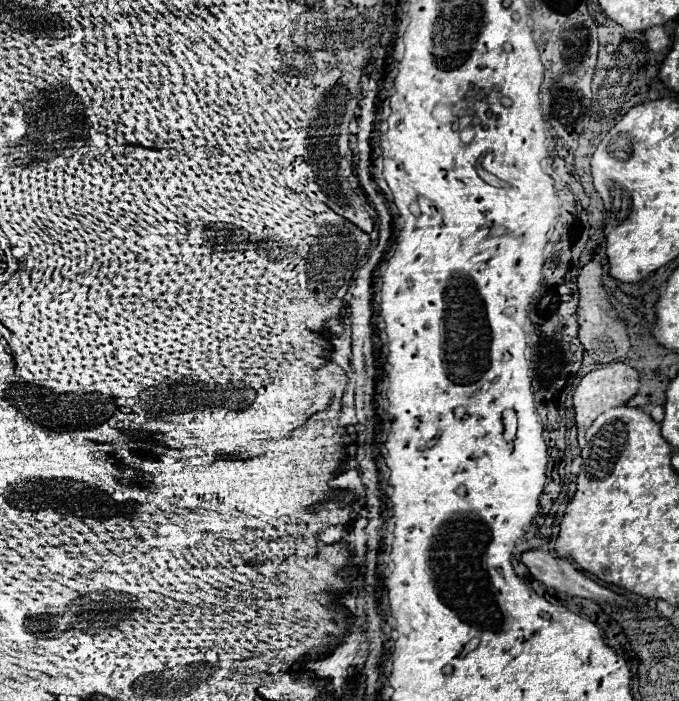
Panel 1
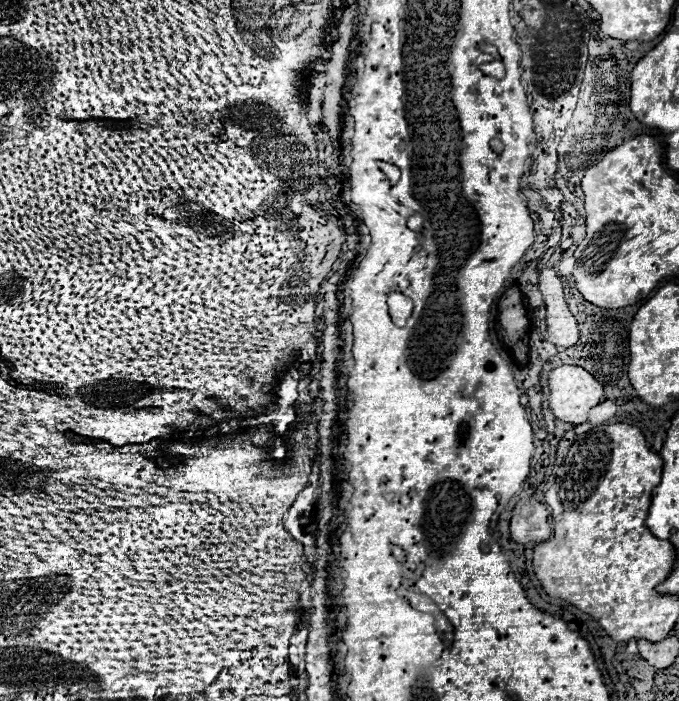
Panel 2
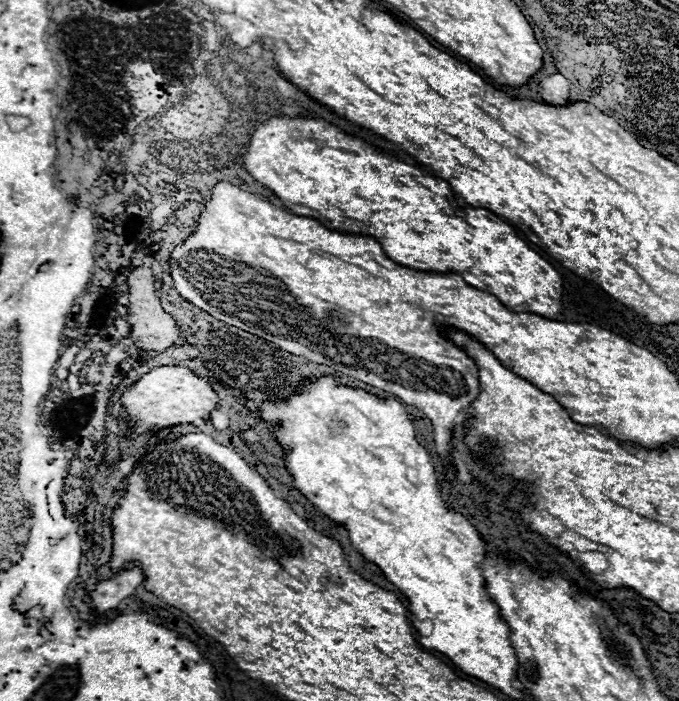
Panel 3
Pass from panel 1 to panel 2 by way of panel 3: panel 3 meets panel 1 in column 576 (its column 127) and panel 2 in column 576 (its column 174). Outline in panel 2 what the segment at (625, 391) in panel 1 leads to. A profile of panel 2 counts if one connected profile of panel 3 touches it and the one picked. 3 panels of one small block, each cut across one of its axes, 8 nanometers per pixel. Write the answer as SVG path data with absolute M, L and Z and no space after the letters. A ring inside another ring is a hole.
M558 366L548 374L550 410L556 420L582 424L588 410L598 406L604 396L602 384L580 366Z

